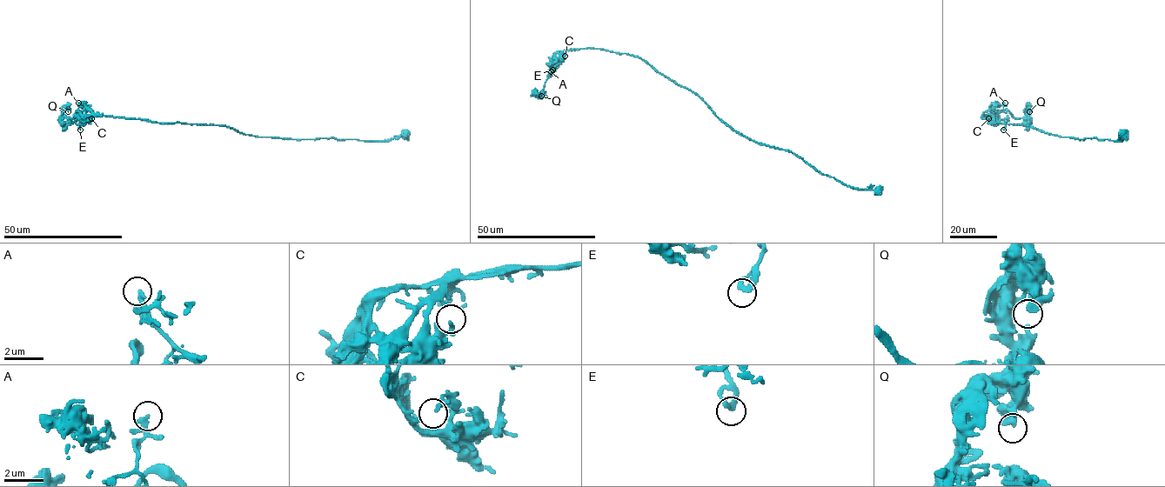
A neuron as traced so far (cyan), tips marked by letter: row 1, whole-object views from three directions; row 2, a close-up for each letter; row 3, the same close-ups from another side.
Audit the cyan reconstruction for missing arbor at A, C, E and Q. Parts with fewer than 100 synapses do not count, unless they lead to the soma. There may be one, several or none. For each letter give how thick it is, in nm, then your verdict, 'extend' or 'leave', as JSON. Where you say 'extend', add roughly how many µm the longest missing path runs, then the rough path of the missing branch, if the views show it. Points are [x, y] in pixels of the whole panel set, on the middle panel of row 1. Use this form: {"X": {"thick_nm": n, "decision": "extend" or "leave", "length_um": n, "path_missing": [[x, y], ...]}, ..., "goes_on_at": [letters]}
{"A": {"thick_nm": 170, "decision": "leave"}, "C": {"thick_nm": 190, "decision": "leave"}, "E": {"thick_nm": 260, "decision": "leave"}, "Q": {"thick_nm": 380, "decision": "leave"}, "goes_on_at": []}

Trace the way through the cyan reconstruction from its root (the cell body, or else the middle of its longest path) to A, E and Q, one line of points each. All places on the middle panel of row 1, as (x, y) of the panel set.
A: (878, 190), (851, 188), (791, 152), (740, 135), (697, 95), (638, 57), (571, 49), (551, 71)
E: (878, 190), (851, 188), (791, 152), (740, 135), (697, 95), (638, 57), (571, 49), (559, 56), (552, 70)
Q: (878, 190), (740, 135), (628, 54), (558, 51), (541, 96)

